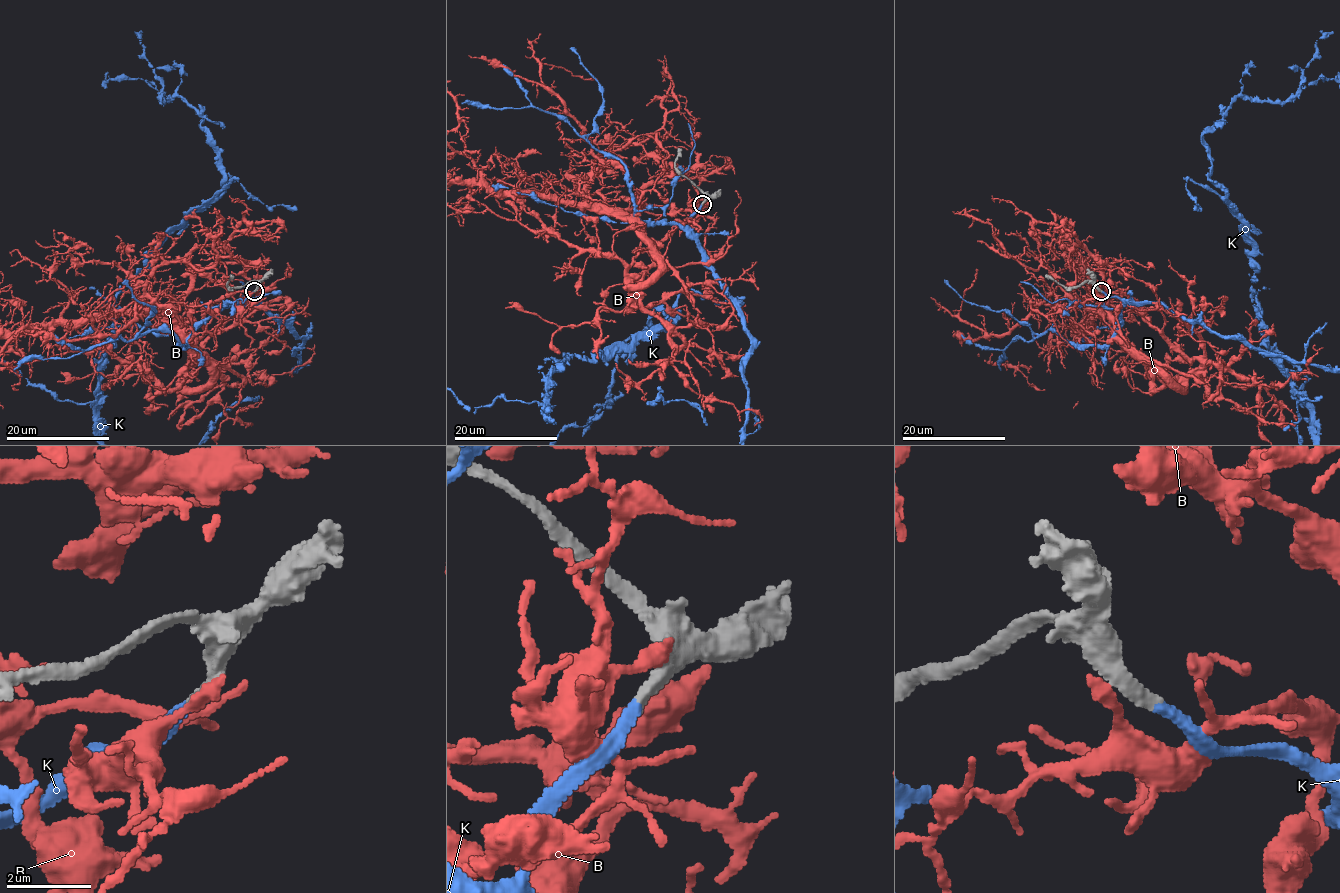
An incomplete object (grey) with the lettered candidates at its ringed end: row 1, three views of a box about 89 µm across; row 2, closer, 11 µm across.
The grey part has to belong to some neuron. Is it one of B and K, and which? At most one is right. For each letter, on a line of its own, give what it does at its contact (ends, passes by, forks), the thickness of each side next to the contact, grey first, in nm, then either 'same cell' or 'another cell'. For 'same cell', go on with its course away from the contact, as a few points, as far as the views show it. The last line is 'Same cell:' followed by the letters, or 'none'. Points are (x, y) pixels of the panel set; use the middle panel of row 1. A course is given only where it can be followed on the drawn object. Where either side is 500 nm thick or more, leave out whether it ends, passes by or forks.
B: it ends; calibres 440 and 360 nm; another cell
K: it ends; calibres 320 and 280 nm; same cell
Same cell: K

